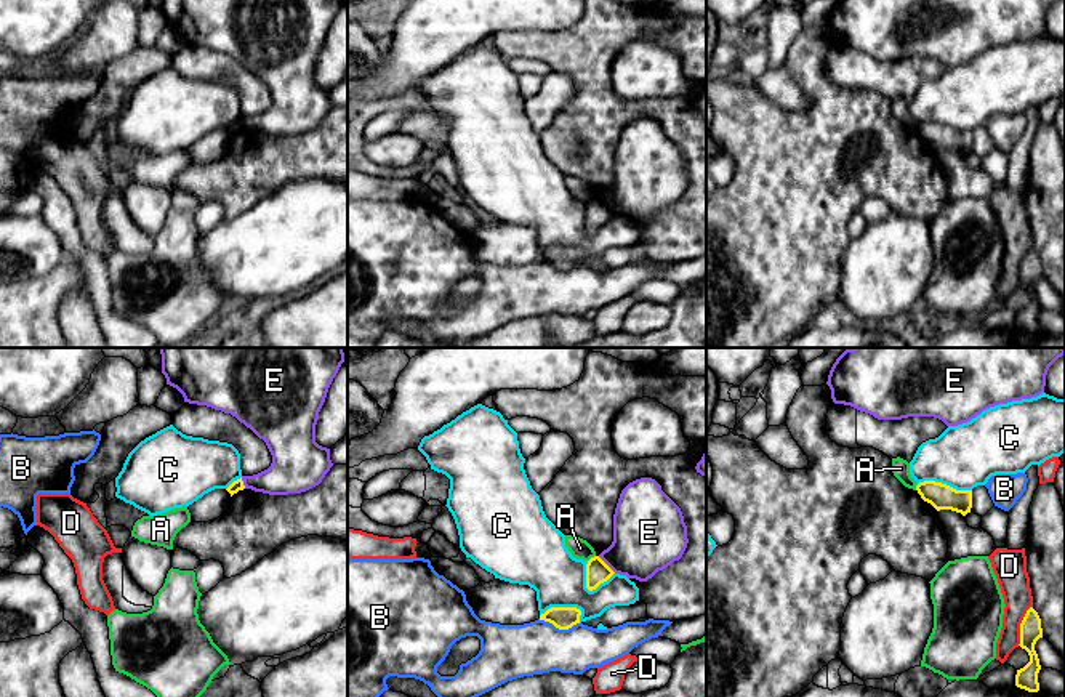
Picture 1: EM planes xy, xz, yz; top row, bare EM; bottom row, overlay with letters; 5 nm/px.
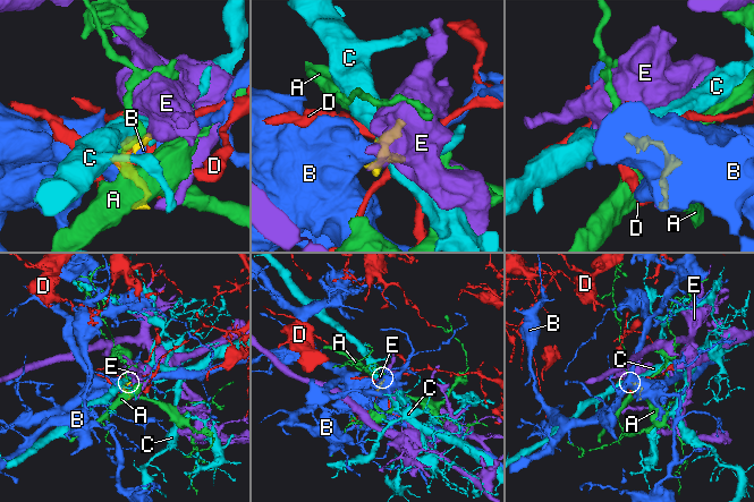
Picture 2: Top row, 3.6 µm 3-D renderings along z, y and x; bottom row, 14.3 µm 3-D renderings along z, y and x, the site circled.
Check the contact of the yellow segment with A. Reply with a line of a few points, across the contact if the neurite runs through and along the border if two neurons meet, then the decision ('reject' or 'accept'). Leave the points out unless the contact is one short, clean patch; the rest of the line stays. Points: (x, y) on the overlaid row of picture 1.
xz (594, 555), (588, 561) | reject

